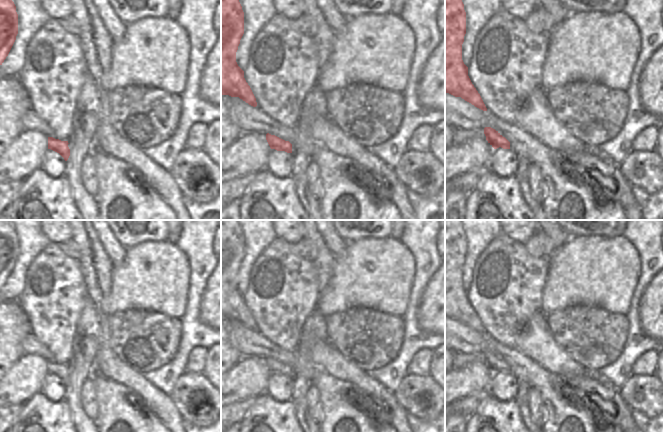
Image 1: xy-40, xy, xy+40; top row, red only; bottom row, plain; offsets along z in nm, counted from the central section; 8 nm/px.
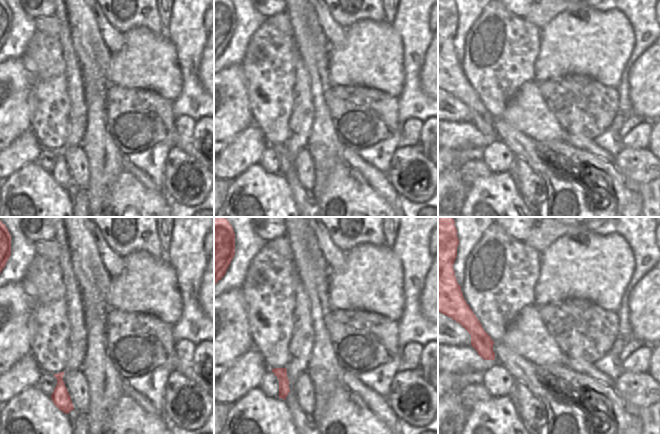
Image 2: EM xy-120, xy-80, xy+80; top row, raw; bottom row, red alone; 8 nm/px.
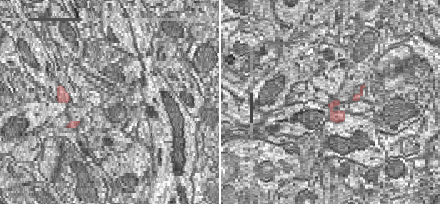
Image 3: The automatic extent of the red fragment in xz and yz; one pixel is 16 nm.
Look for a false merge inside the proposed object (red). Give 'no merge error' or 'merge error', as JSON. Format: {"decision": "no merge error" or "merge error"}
{"decision": "no merge error"}

